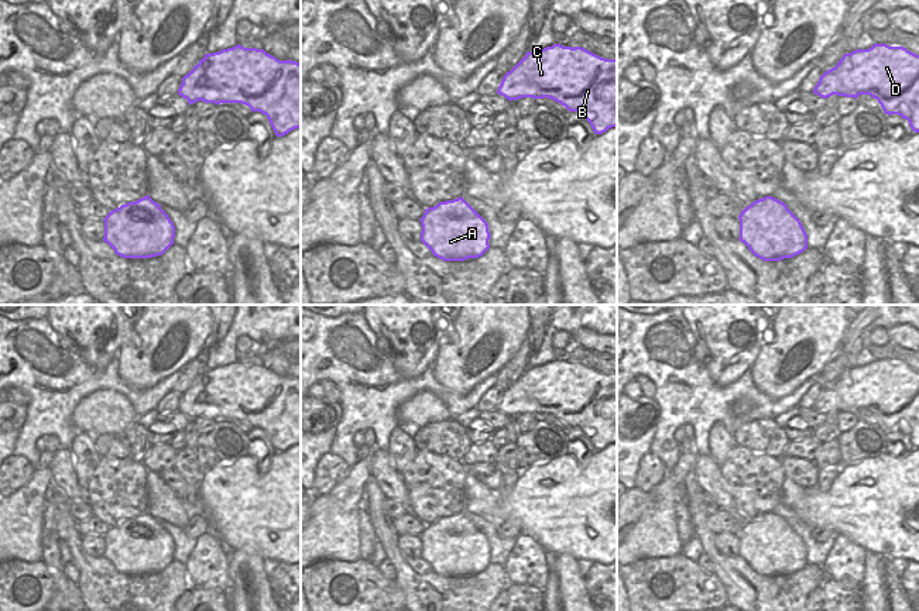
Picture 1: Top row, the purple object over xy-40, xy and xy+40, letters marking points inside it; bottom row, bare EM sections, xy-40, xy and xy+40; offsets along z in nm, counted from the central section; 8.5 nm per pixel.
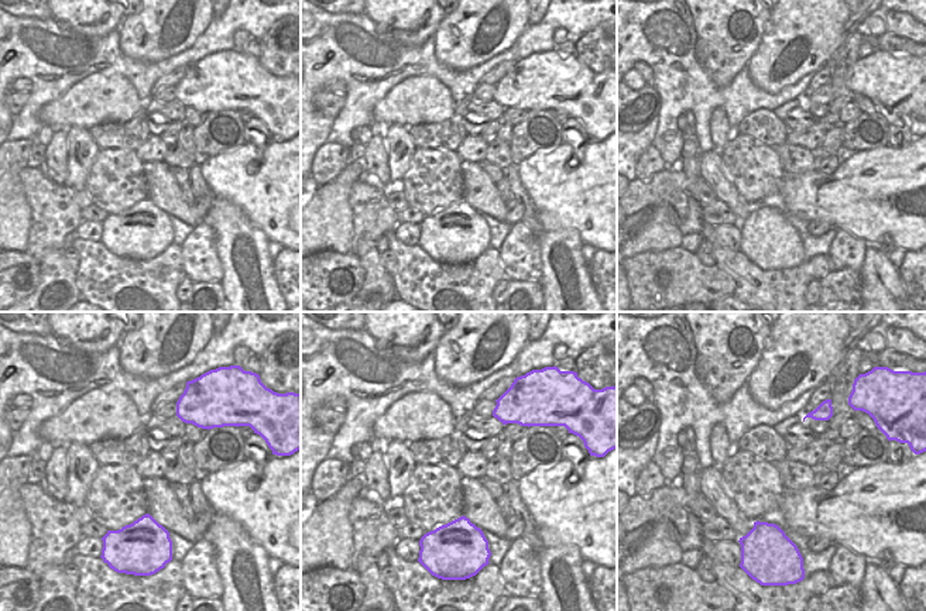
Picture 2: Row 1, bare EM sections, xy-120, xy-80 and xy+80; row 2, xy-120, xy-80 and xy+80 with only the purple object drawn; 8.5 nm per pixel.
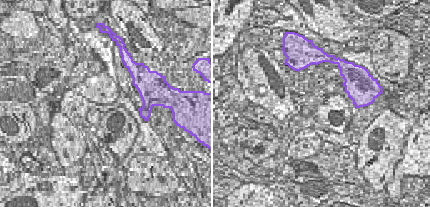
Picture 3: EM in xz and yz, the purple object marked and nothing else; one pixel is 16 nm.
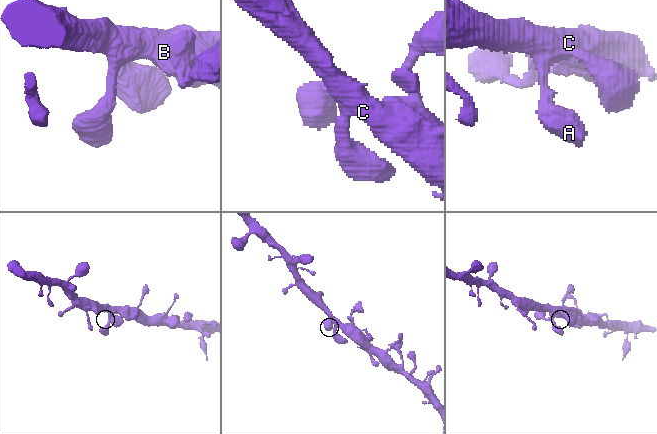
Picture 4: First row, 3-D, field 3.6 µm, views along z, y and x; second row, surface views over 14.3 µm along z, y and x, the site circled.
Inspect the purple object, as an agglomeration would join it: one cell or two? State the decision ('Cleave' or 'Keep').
Keep

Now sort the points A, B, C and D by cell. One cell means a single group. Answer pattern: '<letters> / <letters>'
A B C D

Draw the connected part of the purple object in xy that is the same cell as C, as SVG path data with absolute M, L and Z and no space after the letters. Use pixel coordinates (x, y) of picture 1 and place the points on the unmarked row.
M553 360L525 373L504 391L497 409L505 415L522 413L552 415L565 422L569 429L580 429L591 442L594 450L603 450L617 443L617 375L601 374L582 363Z

